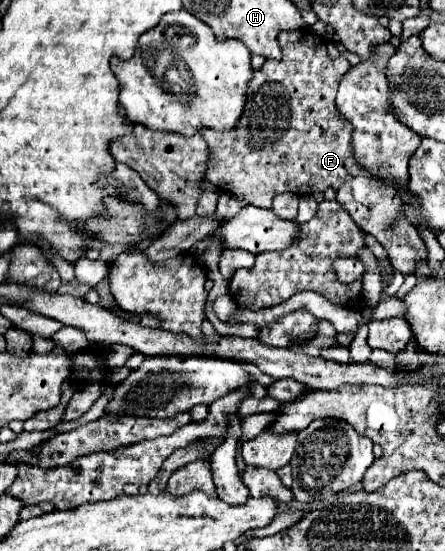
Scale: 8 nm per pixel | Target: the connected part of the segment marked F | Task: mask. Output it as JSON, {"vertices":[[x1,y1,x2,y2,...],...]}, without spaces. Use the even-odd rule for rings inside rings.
{"vertices":[[308,28,292,30,292,32,280,32,280,48,282,48,282,60,266,60,262,70,254,72,252,84,250,84,250,96,244,108,244,114,238,122,238,128,232,132,216,132,216,130,200,130,202,138,210,146,210,162,206,180,214,184,216,188,244,198,246,206,258,206,258,208,270,208,272,198,282,192,294,192,298,196,308,196,314,192,324,192,326,188,336,190,336,200,344,206,344,210,352,216,352,220,386,248,388,258,392,258,392,266,404,276,414,274,418,264,428,258,426,244,420,236,420,232,414,226,408,226,406,222,400,222,396,230,388,230,388,218,396,218,396,210,400,210,402,200,396,200,396,192,392,186,388,186,380,178,372,178,366,170,360,170,356,166,356,160,352,158,350,140,352,140,352,126,344,122,336,114,336,90,342,76,352,68,346,58,330,58,326,52,324,38,316,36]]}

